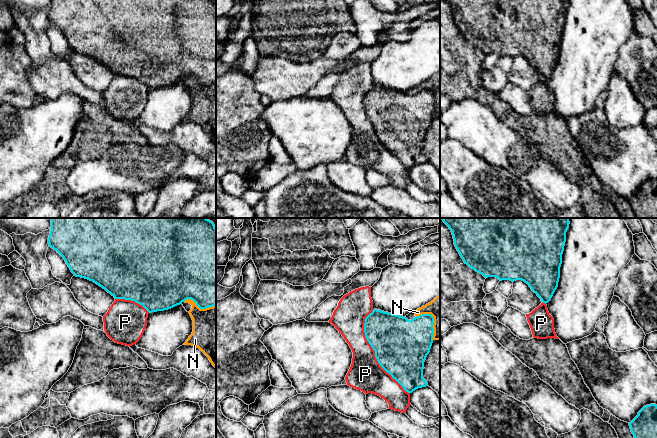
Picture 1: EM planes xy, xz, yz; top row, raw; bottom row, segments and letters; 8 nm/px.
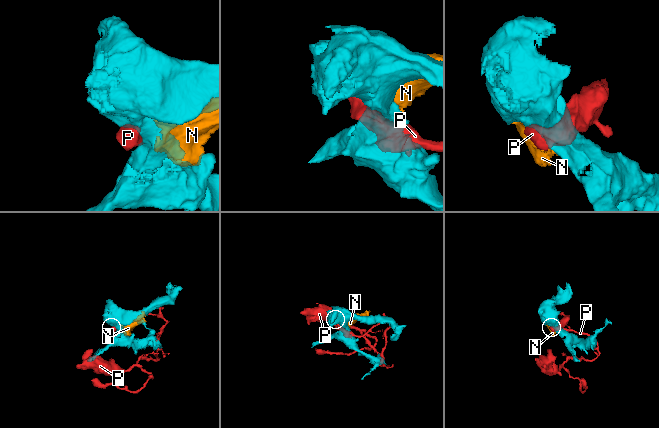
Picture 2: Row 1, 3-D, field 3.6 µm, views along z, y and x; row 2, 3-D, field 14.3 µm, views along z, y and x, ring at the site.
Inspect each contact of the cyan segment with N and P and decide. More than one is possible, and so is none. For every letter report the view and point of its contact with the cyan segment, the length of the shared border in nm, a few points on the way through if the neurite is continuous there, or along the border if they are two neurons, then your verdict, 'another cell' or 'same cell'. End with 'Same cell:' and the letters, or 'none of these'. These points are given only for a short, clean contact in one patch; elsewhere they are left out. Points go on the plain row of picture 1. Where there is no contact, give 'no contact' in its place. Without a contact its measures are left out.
N: xy (200, 84) | 260 nm | another cell
P: xz (375, 128) | 750 nm | another cell
Same cell: none of these

